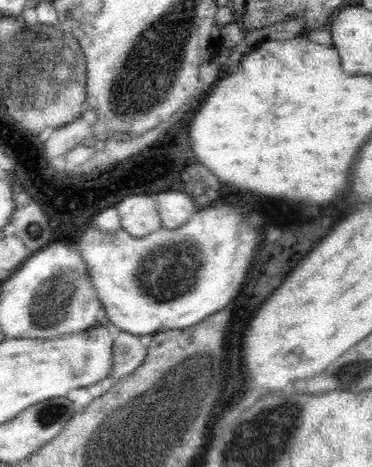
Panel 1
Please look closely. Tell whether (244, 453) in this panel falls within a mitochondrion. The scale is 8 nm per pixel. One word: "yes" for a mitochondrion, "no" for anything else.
yes

